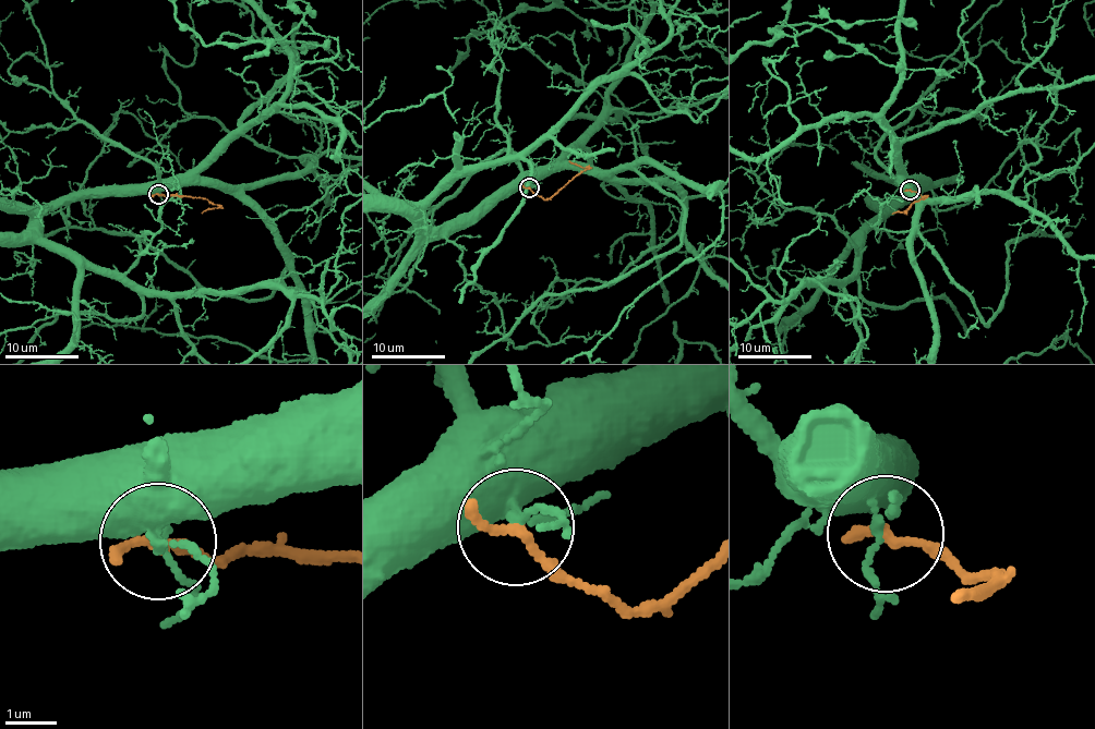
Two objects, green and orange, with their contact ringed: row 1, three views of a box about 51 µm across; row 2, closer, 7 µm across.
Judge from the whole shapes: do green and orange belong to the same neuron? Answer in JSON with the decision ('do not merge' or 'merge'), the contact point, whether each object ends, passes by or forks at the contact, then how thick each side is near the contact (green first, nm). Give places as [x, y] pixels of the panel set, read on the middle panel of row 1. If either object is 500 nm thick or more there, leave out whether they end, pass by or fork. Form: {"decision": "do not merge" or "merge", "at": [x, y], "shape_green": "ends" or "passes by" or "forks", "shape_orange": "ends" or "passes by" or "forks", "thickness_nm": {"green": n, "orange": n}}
{"decision": "do not merge", "at": [529, 187], "shape_green": "forks", "shape_orange": "ends", "thickness_nm": {"green": 110, "orange": 220}}

